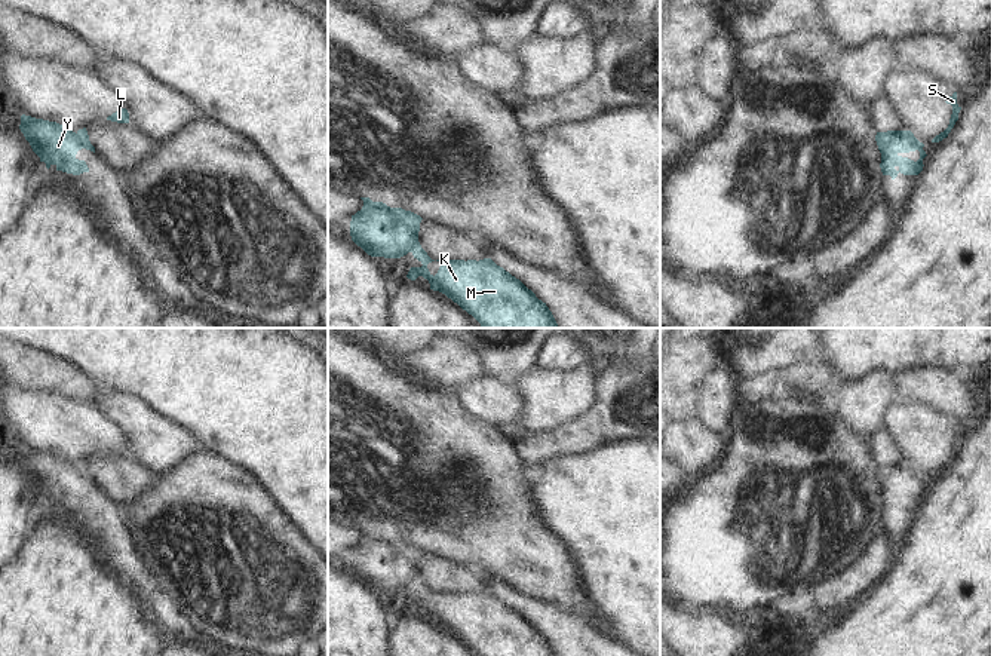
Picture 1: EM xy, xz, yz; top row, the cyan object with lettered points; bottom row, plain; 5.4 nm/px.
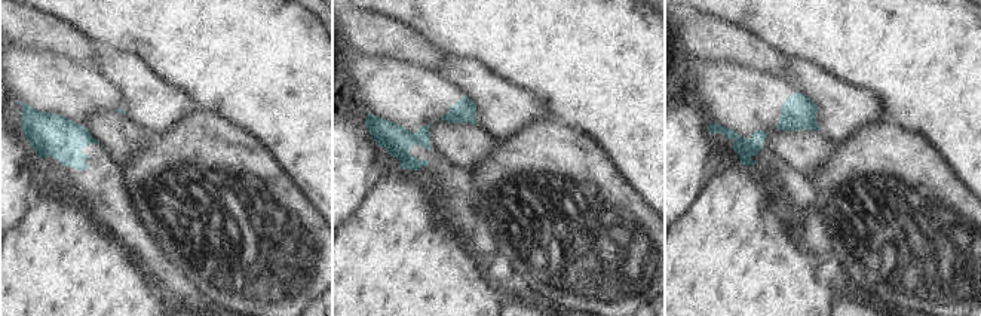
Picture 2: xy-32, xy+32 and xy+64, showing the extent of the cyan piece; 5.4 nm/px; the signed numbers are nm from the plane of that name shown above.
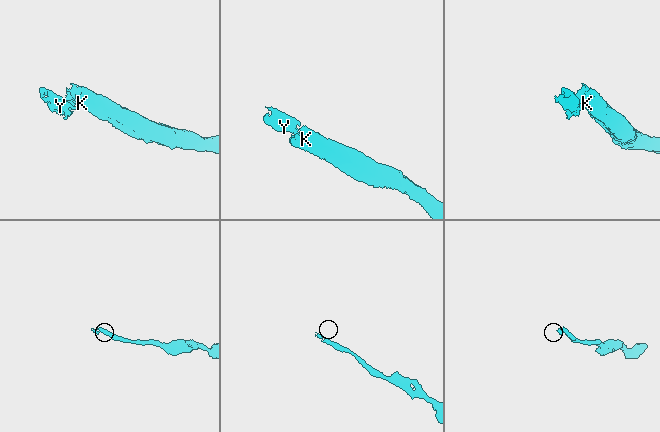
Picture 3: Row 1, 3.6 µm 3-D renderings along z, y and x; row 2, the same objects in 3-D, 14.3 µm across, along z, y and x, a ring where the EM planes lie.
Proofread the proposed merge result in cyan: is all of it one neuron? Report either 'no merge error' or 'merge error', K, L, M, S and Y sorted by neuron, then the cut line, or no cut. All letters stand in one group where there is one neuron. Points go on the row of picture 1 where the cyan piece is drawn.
merge error; groups K L M S / Y; cut xz (419, 242), (410, 251)

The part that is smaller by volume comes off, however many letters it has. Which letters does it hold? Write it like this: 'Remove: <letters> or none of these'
Remove: Y

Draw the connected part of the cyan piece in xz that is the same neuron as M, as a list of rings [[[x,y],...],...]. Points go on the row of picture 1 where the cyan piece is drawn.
[[[420,243],[411,246],[414,258],[423,266],[411,267],[406,278],[423,276],[430,289],[439,291],[472,315],[484,328],[558,328],[541,300],[519,279],[491,258],[436,260],[441,263],[433,276],[427,264],[435,261]]]

